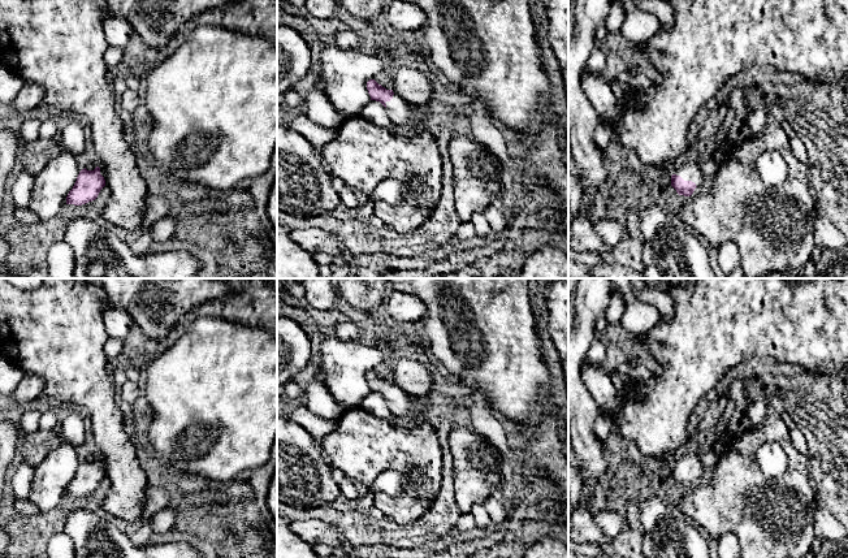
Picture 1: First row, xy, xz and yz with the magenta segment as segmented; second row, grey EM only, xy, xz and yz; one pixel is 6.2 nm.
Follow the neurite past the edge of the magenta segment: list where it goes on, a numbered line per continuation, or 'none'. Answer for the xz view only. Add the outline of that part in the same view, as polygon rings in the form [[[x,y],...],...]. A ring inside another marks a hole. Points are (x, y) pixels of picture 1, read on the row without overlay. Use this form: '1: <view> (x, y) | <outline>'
1: xz (402, 405) | [[[395,385],[386,393],[386,405],[402,423],[415,420],[419,415],[419,403],[415,398],[399,390]]]

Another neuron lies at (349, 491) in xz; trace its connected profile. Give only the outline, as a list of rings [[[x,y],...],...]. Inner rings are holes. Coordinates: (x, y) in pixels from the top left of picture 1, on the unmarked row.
[[[346,477],[339,479],[338,485],[339,485],[341,494],[347,501],[355,502],[360,497],[359,489],[350,479]]]

